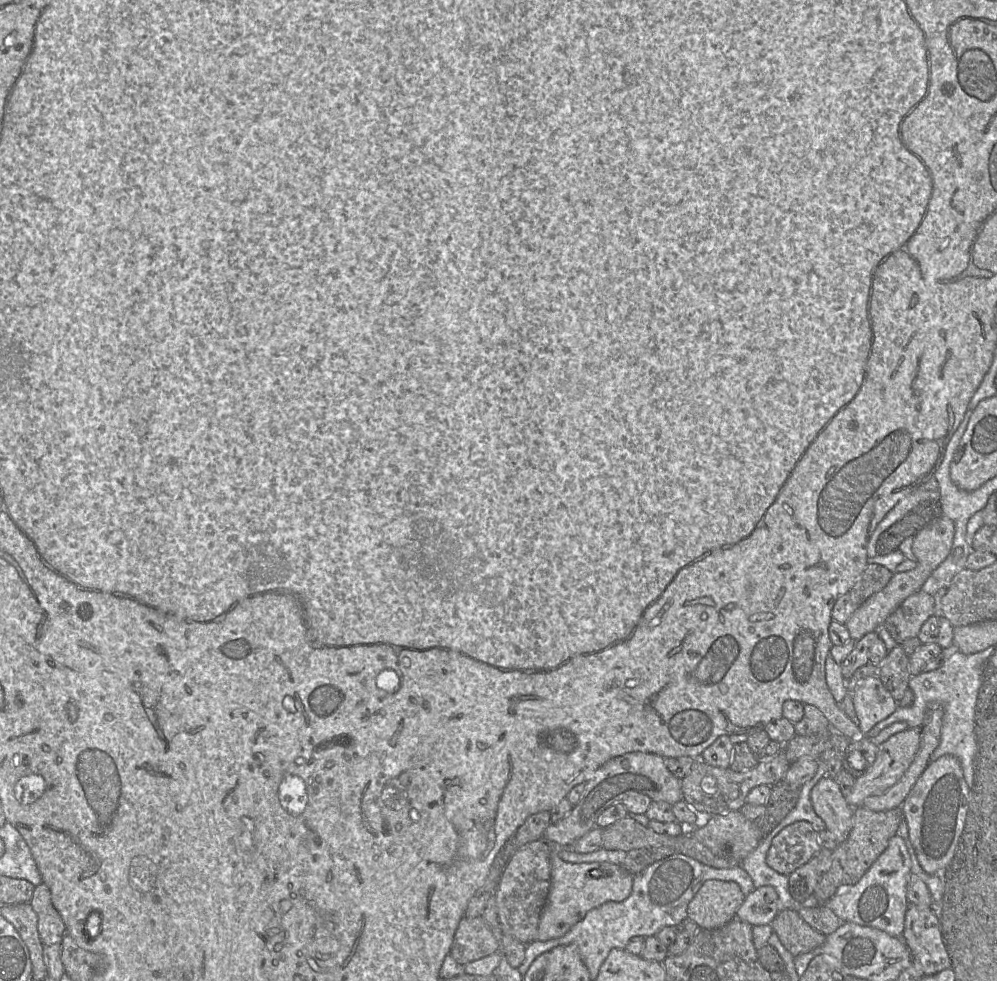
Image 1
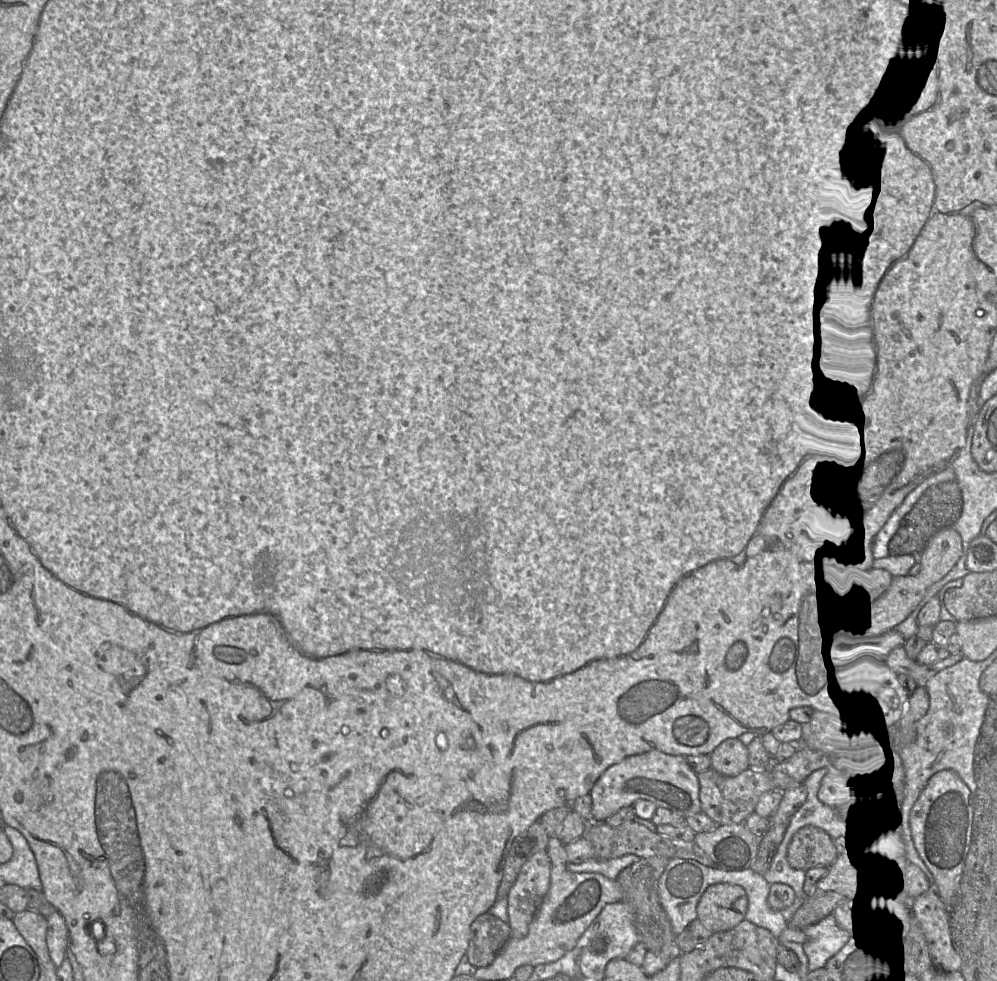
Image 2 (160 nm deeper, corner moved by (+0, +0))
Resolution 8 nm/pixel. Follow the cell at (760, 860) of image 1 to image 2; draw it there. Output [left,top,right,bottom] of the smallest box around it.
[763,830,808,900]

